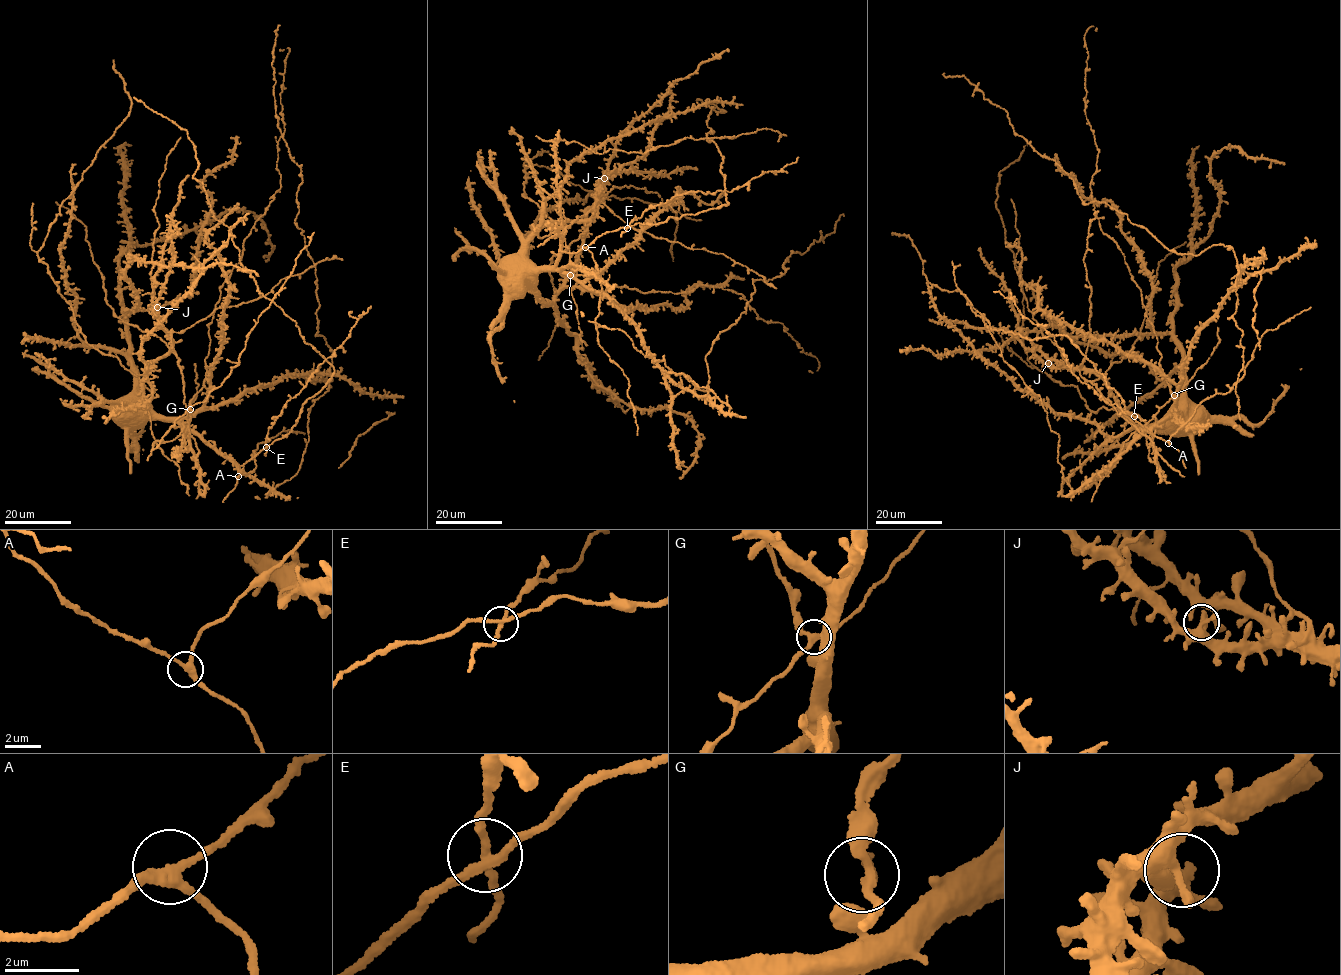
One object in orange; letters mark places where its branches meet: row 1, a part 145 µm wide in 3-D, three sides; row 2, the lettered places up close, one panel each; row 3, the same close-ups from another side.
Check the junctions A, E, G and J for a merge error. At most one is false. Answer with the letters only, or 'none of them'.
E

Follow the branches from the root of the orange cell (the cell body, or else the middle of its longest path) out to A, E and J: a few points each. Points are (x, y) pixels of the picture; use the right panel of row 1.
A: (1178, 423), (1169, 426), (1178, 420), (1173, 410), (1174, 419), (1190, 426), (1181, 425), (1168, 443)
E: (1178, 423), (1169, 426), (1178, 420), (1173, 410), (1174, 419), (1190, 426), (1184, 423), (1167, 442), (1134, 416)
J: (1178, 423), (1136, 426), (1098, 376), (1083, 370), (1053, 368), (1048, 363)

